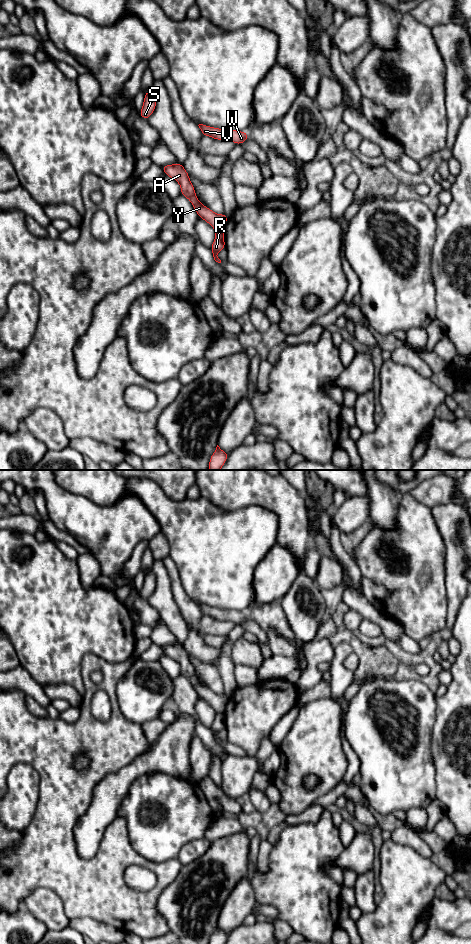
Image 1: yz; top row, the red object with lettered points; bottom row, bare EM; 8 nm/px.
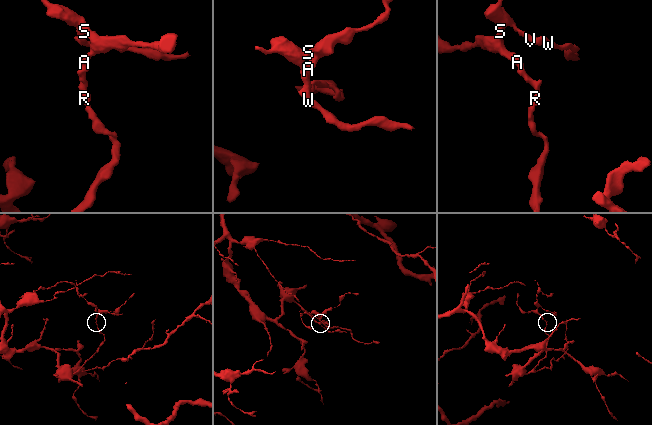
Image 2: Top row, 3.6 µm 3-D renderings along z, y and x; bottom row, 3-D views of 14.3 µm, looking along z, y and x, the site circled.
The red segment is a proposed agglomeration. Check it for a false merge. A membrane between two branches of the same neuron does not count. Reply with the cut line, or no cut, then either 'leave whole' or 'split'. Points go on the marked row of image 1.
cut in yz along (216, 233), (223, 234); split

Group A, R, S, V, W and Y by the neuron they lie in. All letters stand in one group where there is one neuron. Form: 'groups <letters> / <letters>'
groups A S V W Y / R

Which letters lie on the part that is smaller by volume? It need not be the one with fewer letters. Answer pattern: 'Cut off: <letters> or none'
Cut off: A, S, V, W, Y

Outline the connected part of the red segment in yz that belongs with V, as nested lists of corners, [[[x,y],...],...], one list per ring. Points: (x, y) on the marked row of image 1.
[[[199,124],[198,126],[203,136],[209,136],[221,141],[232,141],[235,144],[243,144],[249,136],[248,133],[237,130],[223,130],[203,124]]]

